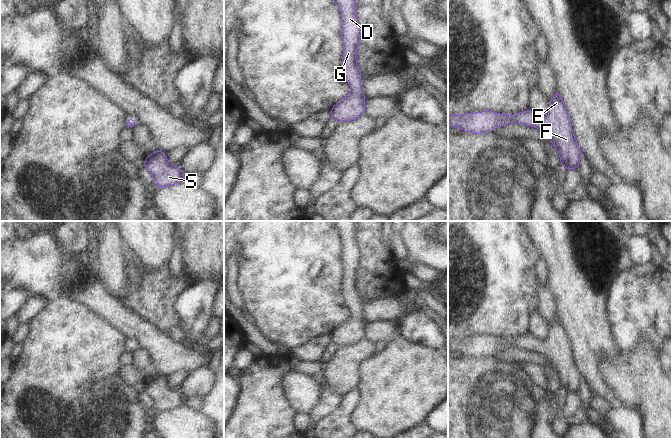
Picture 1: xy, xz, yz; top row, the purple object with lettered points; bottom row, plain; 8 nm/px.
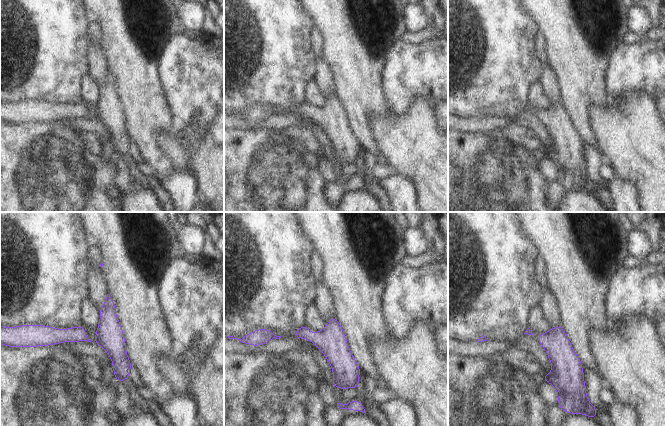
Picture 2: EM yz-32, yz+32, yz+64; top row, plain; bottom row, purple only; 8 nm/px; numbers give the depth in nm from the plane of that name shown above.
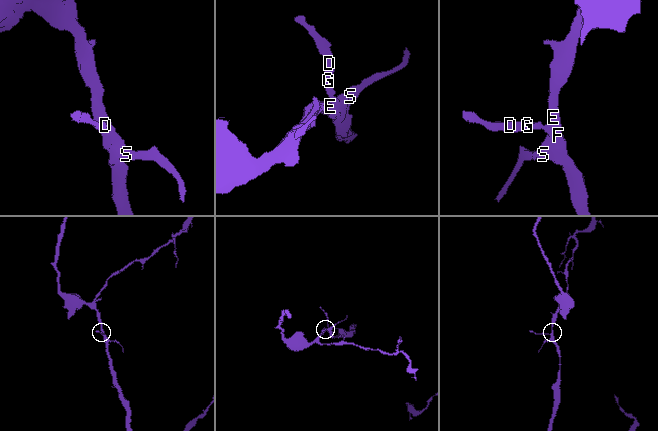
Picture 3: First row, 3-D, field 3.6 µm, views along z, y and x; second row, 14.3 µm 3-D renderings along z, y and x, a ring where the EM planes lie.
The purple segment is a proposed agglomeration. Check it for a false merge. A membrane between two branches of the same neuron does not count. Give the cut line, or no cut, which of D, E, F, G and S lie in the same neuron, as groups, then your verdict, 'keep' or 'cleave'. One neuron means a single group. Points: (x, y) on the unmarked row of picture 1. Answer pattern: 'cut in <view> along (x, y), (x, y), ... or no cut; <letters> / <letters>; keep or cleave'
no cut; D E F G S; keep

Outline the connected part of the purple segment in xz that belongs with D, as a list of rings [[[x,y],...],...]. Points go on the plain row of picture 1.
[[[331,221],[340,233],[342,250],[340,257],[344,268],[342,280],[342,297],[345,305],[350,307],[350,317],[334,329],[331,342],[342,347],[351,345],[365,338],[365,325],[359,308],[362,306],[361,296],[356,288],[357,271],[360,268],[361,254],[356,240],[356,221]]]

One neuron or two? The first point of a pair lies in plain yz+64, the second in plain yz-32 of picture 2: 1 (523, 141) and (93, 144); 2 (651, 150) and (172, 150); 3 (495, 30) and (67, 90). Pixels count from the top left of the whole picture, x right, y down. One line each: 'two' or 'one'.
1: one
2: one
3: one

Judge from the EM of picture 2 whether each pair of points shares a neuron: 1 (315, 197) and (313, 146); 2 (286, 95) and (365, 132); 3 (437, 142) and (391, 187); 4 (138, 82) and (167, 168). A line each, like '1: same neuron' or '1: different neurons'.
1: different neurons
2: different neurons
3: different neurons
4: same neuron

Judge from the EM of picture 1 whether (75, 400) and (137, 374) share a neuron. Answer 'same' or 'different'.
different

